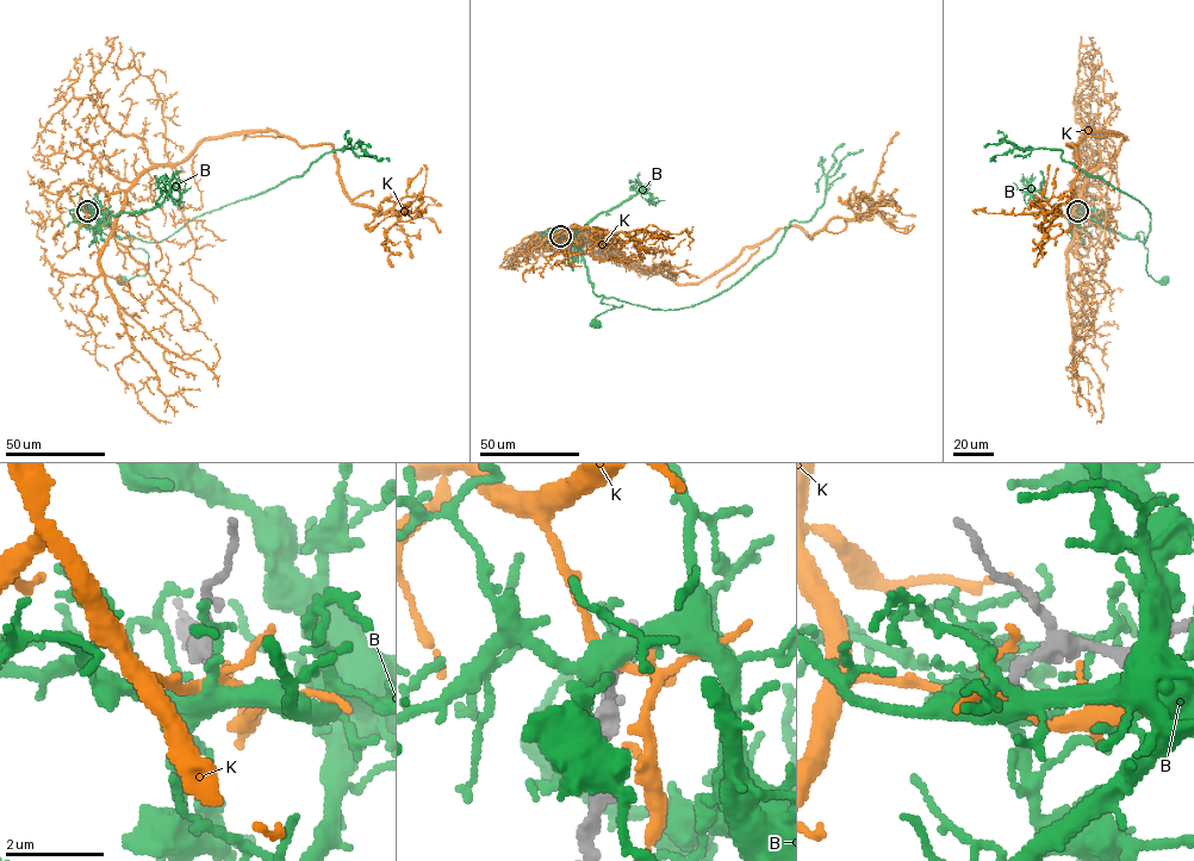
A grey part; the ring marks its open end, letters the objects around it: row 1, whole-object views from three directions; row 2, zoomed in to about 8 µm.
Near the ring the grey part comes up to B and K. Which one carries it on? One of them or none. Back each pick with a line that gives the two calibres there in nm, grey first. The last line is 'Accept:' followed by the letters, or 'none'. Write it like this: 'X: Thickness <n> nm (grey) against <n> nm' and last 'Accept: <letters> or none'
Accept: none

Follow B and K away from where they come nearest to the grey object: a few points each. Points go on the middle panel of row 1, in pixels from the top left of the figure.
B: (560, 236), (578, 247), (592, 291), (603, 295), (601, 303), (622, 305), (598, 314), (595, 323)
K: (561, 236), (698, 282), (778, 229), (812, 238), (885, 200)

